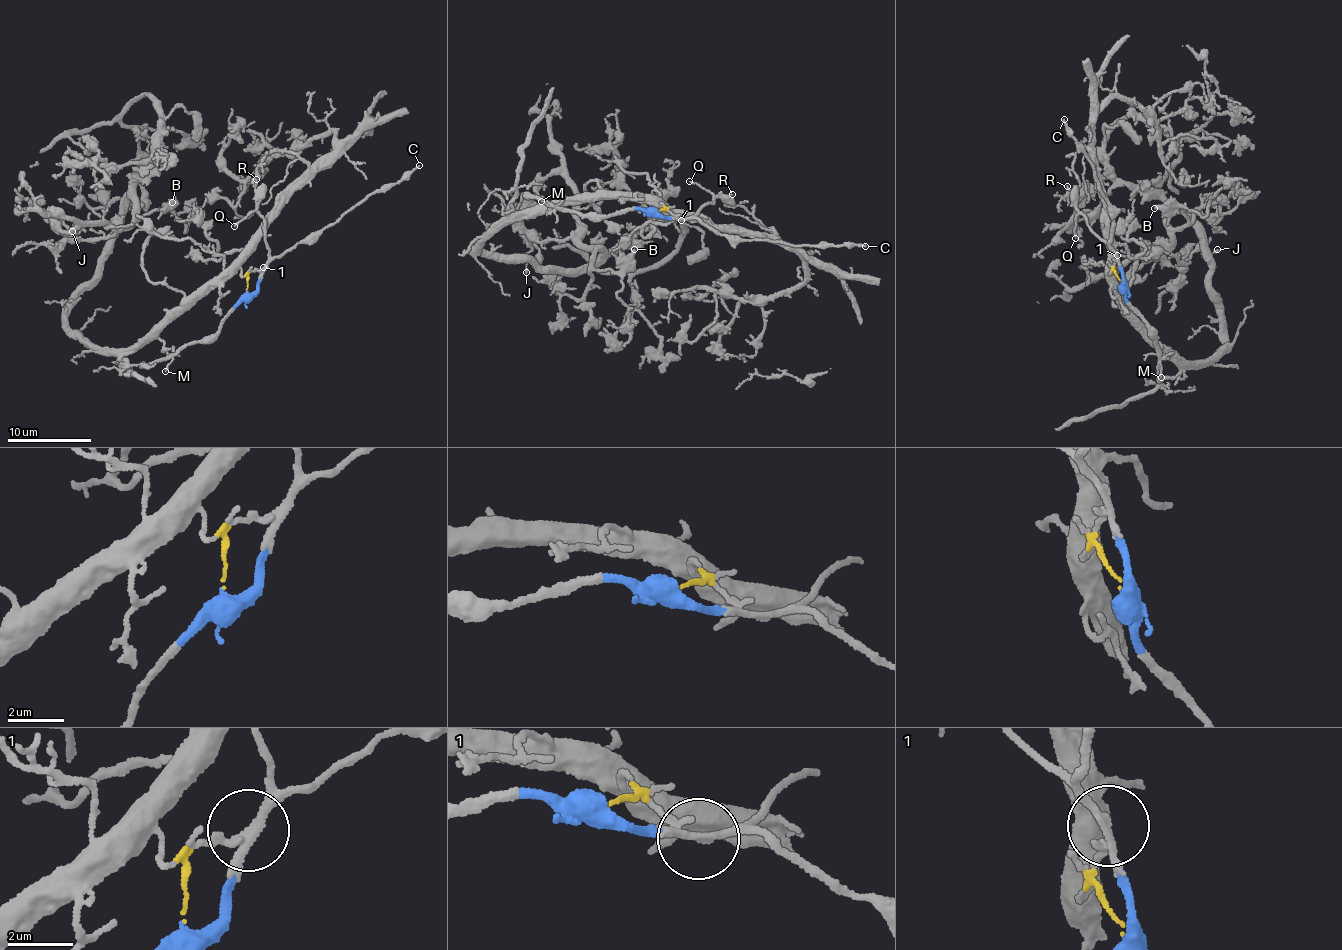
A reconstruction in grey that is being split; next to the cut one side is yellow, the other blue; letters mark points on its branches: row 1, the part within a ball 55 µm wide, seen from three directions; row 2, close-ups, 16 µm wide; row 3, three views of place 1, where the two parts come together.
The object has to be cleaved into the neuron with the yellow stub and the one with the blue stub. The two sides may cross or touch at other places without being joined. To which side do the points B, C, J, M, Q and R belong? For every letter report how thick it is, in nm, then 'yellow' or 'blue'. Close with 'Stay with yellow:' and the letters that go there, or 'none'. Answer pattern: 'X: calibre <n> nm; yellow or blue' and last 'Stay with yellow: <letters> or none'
B: calibre 360 nm; yellow
C: calibre 150 nm; blue
J: calibre 150 nm; yellow
M: calibre 100 nm; blue
Q: calibre 140 nm; blue
R: calibre 70 nm; yellow
Stay with yellow: B, J, R

